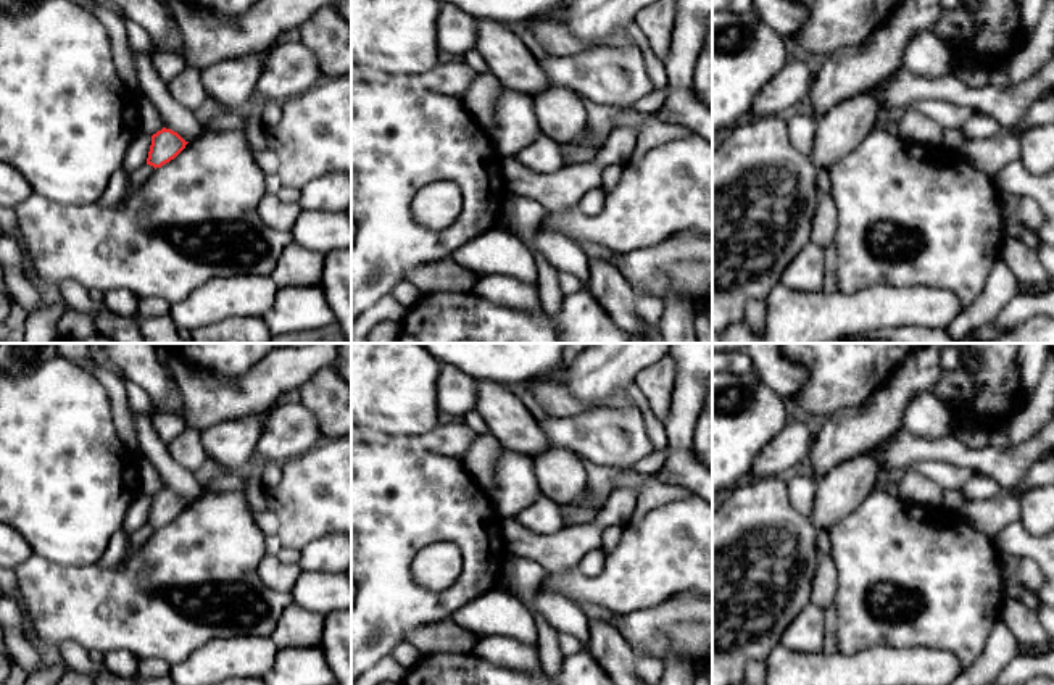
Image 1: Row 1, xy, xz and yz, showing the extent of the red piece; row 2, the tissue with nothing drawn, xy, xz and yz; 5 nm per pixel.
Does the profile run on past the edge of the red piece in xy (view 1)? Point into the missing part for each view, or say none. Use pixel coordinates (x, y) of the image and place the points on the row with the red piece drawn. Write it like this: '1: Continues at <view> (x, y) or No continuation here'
1: No continuation here

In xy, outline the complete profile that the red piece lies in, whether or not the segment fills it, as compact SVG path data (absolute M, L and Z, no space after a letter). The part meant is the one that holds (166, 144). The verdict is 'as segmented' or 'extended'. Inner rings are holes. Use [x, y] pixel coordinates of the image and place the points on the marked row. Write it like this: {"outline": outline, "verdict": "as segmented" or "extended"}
{"outline": "M163 127L151 135L151 145L147 158L147 164L161 168L163 164L174 160L187 145L177 132Z", "verdict": "as segmented"}

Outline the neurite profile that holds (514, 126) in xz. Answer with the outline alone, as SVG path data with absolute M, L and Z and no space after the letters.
M503 87L487 134L503 160L532 145L542 134L533 100L522 92Z

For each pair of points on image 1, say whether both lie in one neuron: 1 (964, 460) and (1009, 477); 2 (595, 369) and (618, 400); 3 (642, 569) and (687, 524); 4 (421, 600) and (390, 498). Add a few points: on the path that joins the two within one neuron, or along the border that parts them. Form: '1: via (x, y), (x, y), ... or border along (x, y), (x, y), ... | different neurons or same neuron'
1: via (975, 460), (991, 461), (998, 466) | same neuron
2: border along (627, 389), (614, 394), (601, 406) | different neurons
3: via (653, 558), (676, 535) | same neuron
4: via (395, 574), (390, 569), (390, 524) | same neuron

